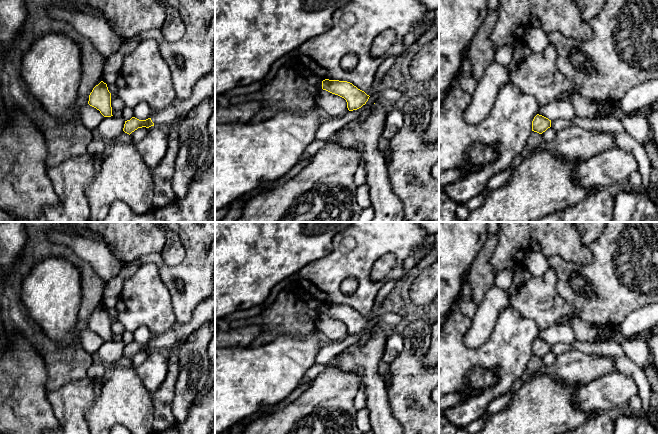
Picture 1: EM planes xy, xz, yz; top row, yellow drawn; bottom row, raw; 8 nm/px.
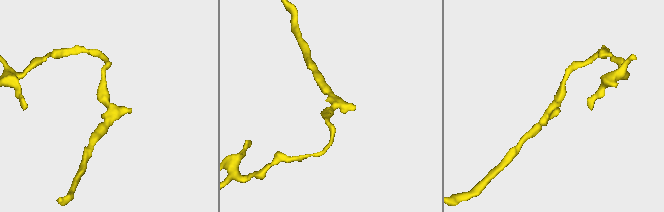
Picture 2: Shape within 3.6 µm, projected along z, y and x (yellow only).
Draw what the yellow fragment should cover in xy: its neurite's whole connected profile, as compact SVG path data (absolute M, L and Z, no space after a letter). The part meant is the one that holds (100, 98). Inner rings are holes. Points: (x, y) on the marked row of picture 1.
M103 81L93 88L89 95L88 104L99 110L104 117L113 116L111 107L111 93L108 90L107 84Z

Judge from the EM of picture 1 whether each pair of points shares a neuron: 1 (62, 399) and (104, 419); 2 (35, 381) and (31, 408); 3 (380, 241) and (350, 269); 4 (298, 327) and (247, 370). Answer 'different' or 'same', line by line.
1: different
2: same
3: same
4: different

